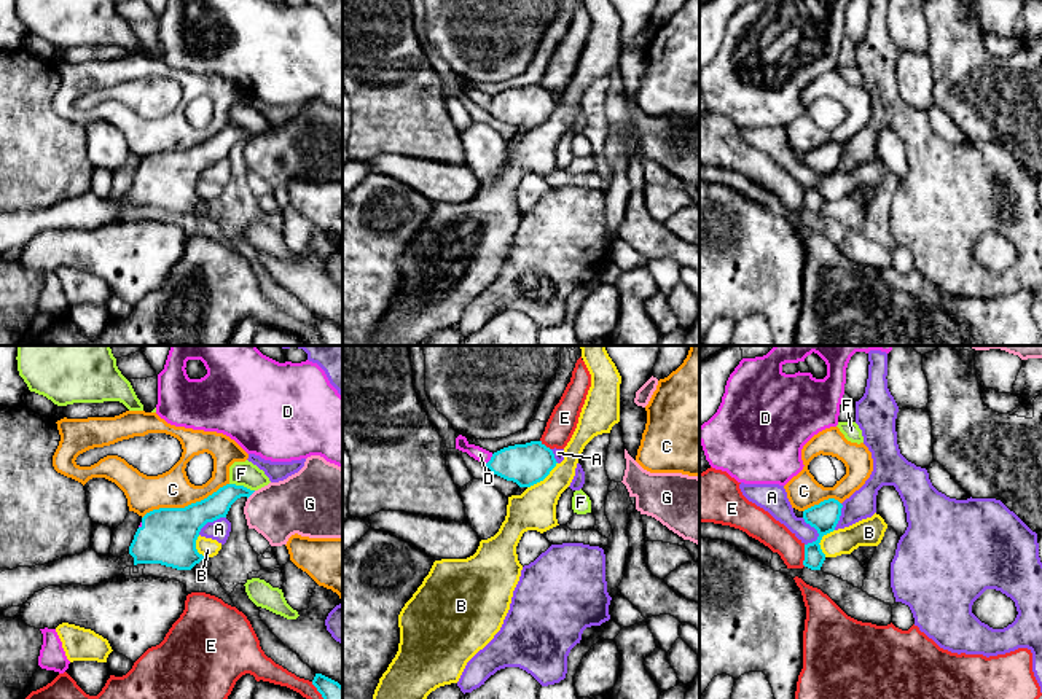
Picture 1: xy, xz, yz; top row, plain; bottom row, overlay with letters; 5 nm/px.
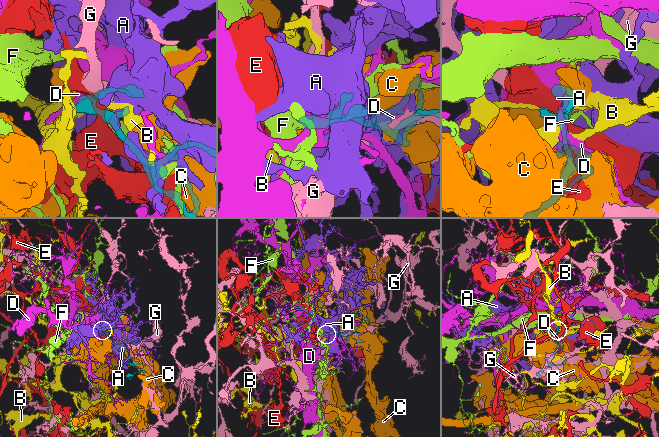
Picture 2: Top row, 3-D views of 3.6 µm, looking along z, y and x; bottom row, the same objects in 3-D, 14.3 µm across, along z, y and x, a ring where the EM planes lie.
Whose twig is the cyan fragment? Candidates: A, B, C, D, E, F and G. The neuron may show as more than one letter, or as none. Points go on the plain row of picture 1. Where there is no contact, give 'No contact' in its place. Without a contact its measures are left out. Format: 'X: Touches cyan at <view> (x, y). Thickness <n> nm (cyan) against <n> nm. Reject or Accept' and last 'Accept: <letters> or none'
A: Touches cyan at yz (818, 175). Thickness 140 nm (cyan) against 120 nm. Reject
B: Touches cyan at xz (544, 121). Thickness 220 nm (cyan) against 200 nm. Reject
C: Touches cyan at xy (185, 150). Thickness 280 nm (cyan) against 190 nm. Reject
D: Touches cyan at xz (491, 102). Thickness 220 nm (cyan) against 70 nm. Reject
E: Touches cyan at yz (805, 199). Thickness 140 nm (cyan) against 140 nm. Reject
F: Touches cyan at xy (242, 129). Thickness 130 nm (cyan) against 130 nm. Reject
G: Touches cyan at xy (250, 137). Thickness 130 nm (cyan) against 280 nm. Reject
Accept: none

